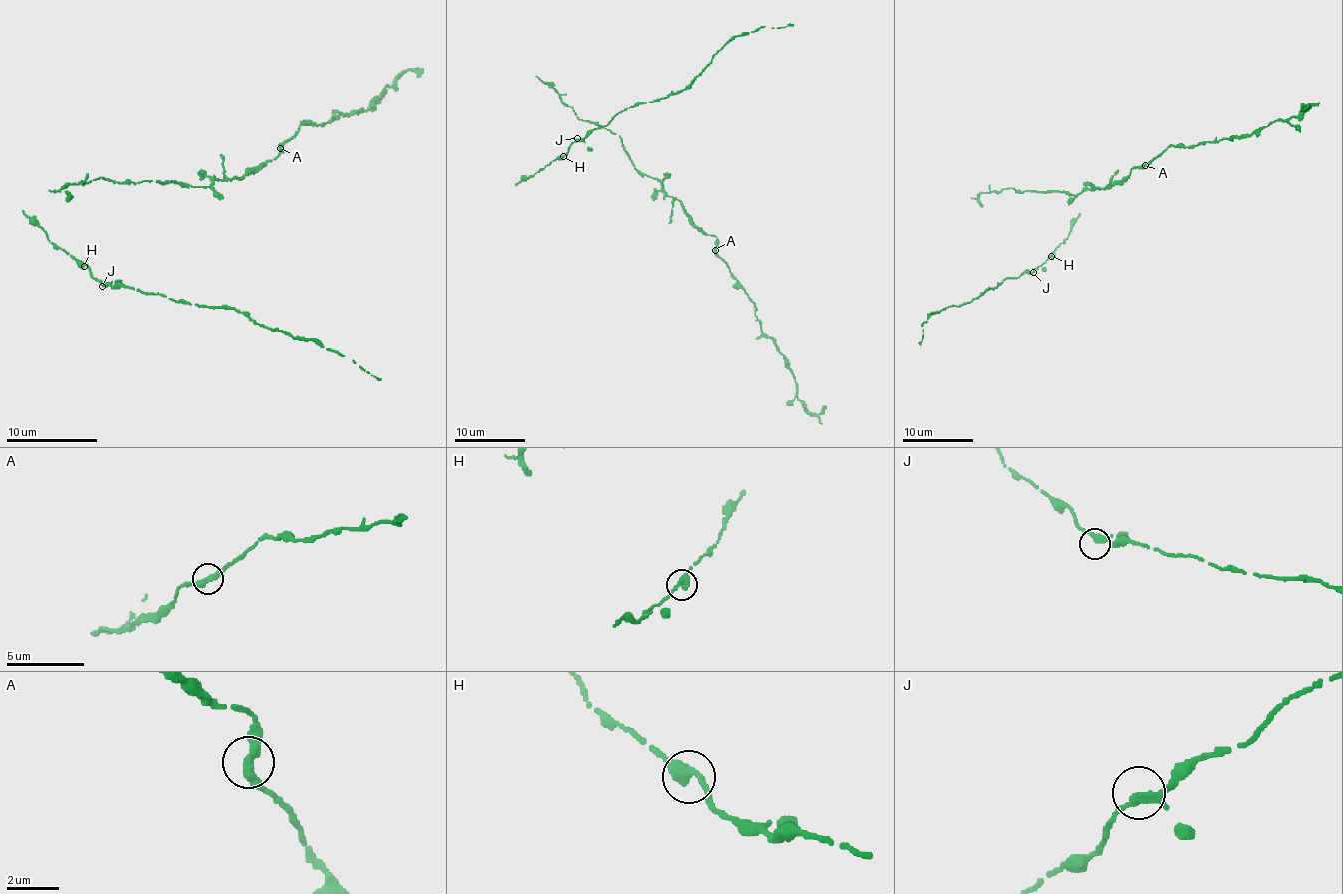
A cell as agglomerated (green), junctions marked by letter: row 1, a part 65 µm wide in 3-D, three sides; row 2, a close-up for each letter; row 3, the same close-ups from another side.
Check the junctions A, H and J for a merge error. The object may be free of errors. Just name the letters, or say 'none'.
none

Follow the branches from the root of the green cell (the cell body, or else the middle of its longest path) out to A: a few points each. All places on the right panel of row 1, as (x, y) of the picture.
A: (1026, 191), (1064, 191), (1078, 194), (1087, 189), (1106, 189), (1119, 184), (1133, 168), (1145, 164)

